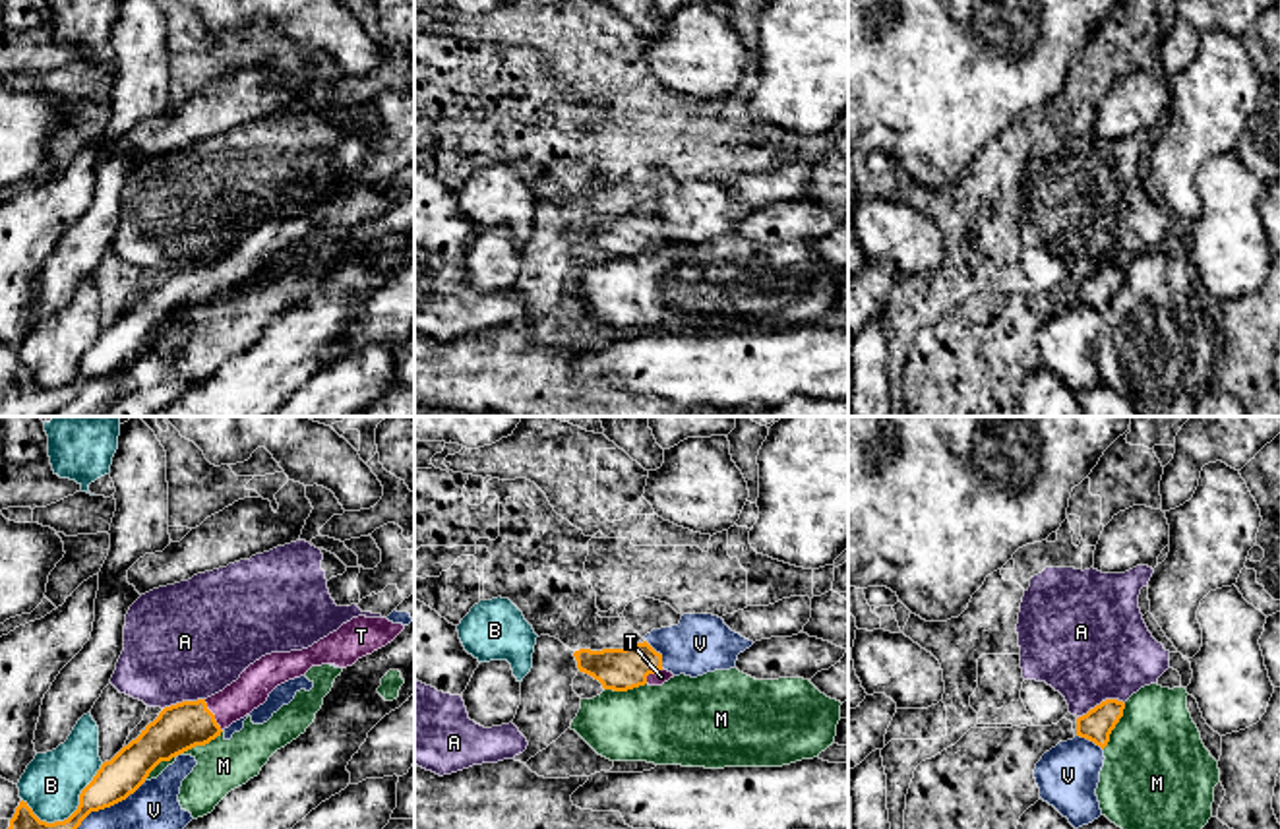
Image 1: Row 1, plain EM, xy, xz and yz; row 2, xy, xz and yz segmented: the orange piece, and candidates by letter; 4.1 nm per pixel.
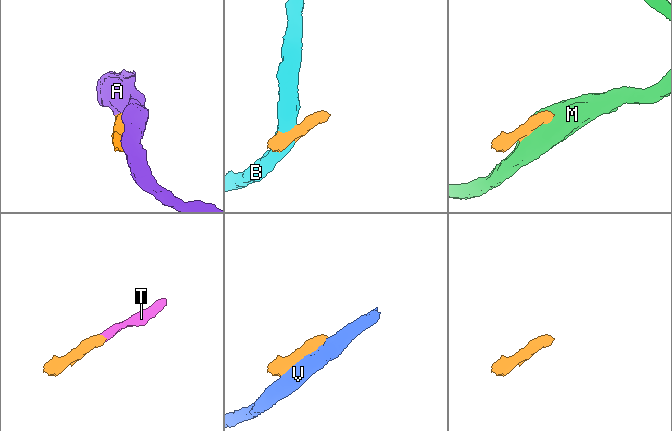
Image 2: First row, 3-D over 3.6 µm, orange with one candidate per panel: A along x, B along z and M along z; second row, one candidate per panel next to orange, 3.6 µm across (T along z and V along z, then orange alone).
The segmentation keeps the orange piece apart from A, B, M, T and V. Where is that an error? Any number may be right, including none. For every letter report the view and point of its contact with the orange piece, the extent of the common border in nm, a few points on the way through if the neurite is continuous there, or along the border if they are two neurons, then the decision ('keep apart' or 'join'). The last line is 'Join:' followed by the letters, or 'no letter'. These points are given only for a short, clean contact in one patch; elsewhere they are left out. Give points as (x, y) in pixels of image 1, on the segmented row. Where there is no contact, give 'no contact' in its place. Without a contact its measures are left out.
A: meets orange in xy at (182, 702); contact 180 nm long; border along xy (204, 698), (177, 702), (163, 709); keep apart
B: meets orange in xy at (72, 814); contact 380 nm long; keep apart
M: meets orange in xy at (182, 752); contact 400 nm long; keep apart
T: meets orange in xy at (213, 715); contact 150 nm long; runs through xy (181, 727), (213, 715), (239, 700), (258, 680); join
V: meets orange in xy at (111, 804); contact 360 nm long; keep apart
Join: T

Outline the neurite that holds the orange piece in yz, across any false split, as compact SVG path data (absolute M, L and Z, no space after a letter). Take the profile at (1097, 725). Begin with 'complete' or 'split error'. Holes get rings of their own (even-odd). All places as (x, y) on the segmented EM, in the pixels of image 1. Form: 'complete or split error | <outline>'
complete | M1106 699L1086 715L1077 719L1077 736L1086 738L1102 750L1110 742L1110 734L1123 717L1125 703L1117 699Z

